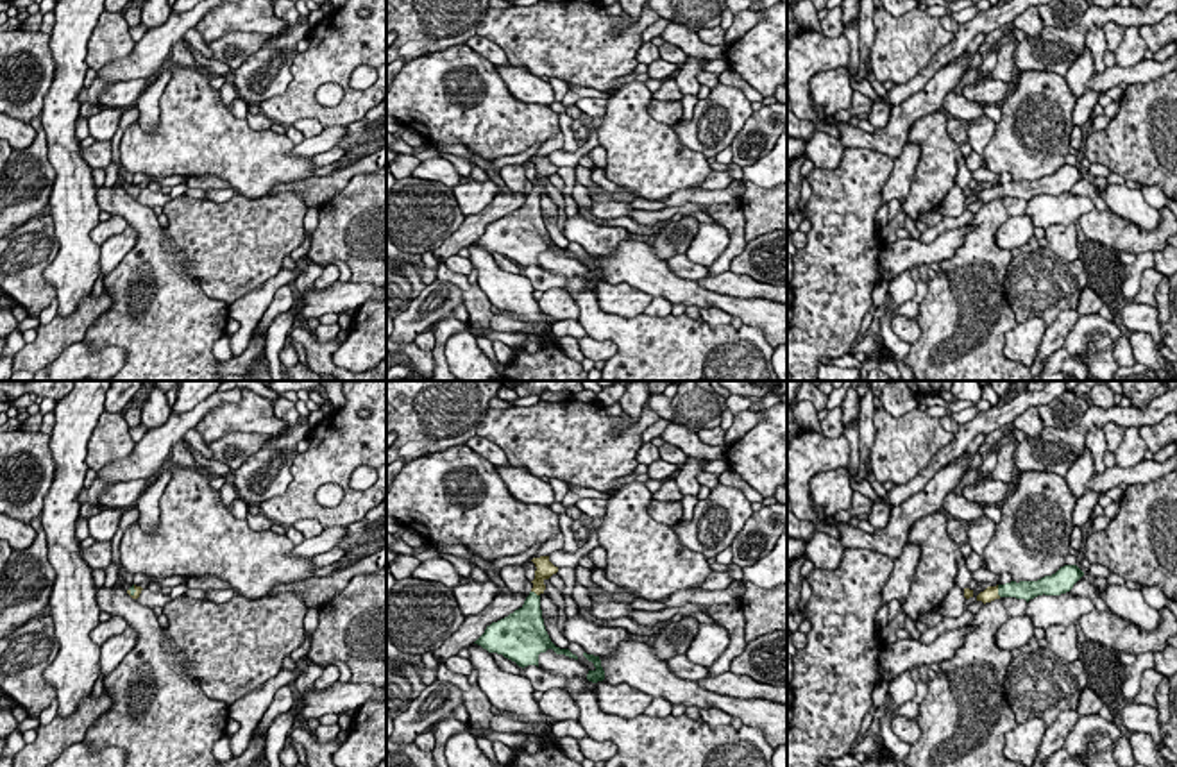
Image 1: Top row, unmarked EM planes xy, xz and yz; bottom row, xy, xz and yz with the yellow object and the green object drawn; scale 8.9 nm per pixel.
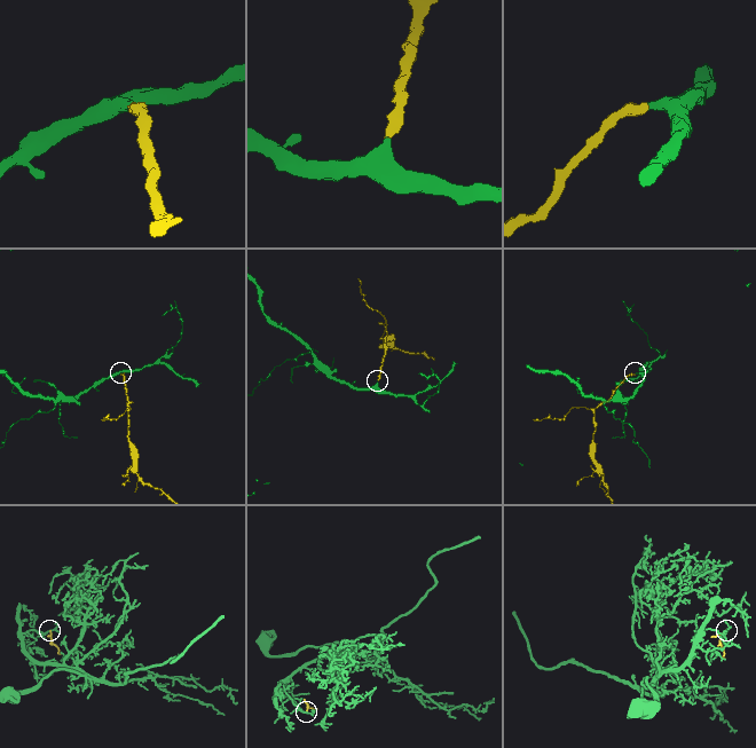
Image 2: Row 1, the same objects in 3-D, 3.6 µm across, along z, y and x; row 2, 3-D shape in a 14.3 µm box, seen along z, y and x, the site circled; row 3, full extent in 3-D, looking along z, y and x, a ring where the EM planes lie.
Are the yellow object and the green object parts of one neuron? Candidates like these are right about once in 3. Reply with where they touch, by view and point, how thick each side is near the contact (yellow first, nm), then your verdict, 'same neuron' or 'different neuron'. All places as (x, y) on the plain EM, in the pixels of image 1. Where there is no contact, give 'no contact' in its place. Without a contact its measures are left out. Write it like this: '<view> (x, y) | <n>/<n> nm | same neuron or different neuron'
yz (997, 190) | 130/160 nm | same neuron

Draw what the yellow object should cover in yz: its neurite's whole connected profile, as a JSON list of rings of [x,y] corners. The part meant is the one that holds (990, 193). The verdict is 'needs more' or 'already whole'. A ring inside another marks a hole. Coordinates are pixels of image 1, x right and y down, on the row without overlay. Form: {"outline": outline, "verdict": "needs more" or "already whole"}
{"outline": [[[1064,164],[1055,173],[1045,175],[1037,181],[1011,181],[1005,184],[987,186],[977,195],[977,200],[991,202],[1000,197],[1025,198],[1027,202],[1037,195],[1061,195],[1073,188],[1084,175],[1077,164]]], "verdict": "needs more"}

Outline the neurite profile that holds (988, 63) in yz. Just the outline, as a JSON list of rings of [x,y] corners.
[[[1005,23],[993,32],[986,34],[984,43],[980,45],[982,63],[978,68],[968,70],[959,86],[952,91],[955,95],[962,95],[962,89],[971,84],[978,73],[991,73],[996,66],[996,52],[993,50],[995,43],[1009,30],[1012,30],[1012,23]]]

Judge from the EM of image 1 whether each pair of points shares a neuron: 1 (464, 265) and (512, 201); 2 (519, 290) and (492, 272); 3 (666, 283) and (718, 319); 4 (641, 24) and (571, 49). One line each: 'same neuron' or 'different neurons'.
1: different neurons
2: same neuron
3: different neurons
4: same neuron

